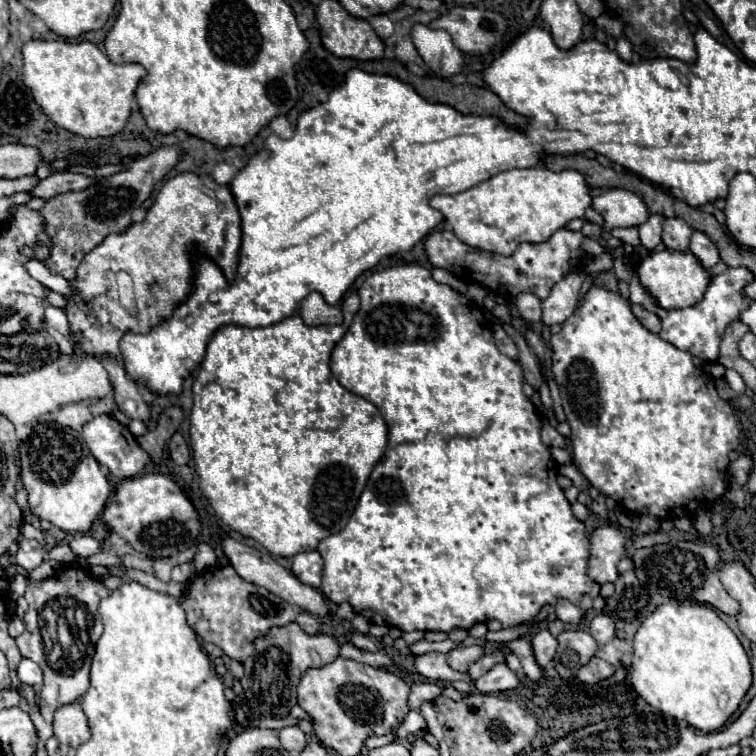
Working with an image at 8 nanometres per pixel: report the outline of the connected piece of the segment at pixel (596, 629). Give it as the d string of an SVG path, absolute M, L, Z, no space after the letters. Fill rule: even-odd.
M596 614L590 622L590 634L598 644L608 644L614 638L614 622L606 614Z

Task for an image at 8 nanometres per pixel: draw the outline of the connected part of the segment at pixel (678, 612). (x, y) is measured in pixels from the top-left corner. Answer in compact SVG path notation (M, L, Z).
M692 600L670 601L656 608L634 636L634 658L629 667L629 681L634 691L642 696L652 708L686 720L690 726L702 732L720 730L728 718L738 710L742 698L752 686L752 666L736 634L728 624L714 612L712 606L698 604Z

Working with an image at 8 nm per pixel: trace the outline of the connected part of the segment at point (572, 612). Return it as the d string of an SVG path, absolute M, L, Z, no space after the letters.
M558 600L556 604L556 616L562 620L562 622L570 622L570 624L578 624L582 620L582 610L568 602L568 600Z

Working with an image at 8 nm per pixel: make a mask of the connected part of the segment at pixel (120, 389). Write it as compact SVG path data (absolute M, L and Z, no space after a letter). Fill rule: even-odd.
M108 354L98 356L98 360L106 366L106 370L110 374L110 382L114 386L114 398L116 398L118 408L128 418L136 418L136 420L142 420L142 422L150 422L150 418L152 418L150 406L146 404L146 400L140 394L138 386L126 376L126 370L124 370L122 362L118 362L114 356L108 356Z

